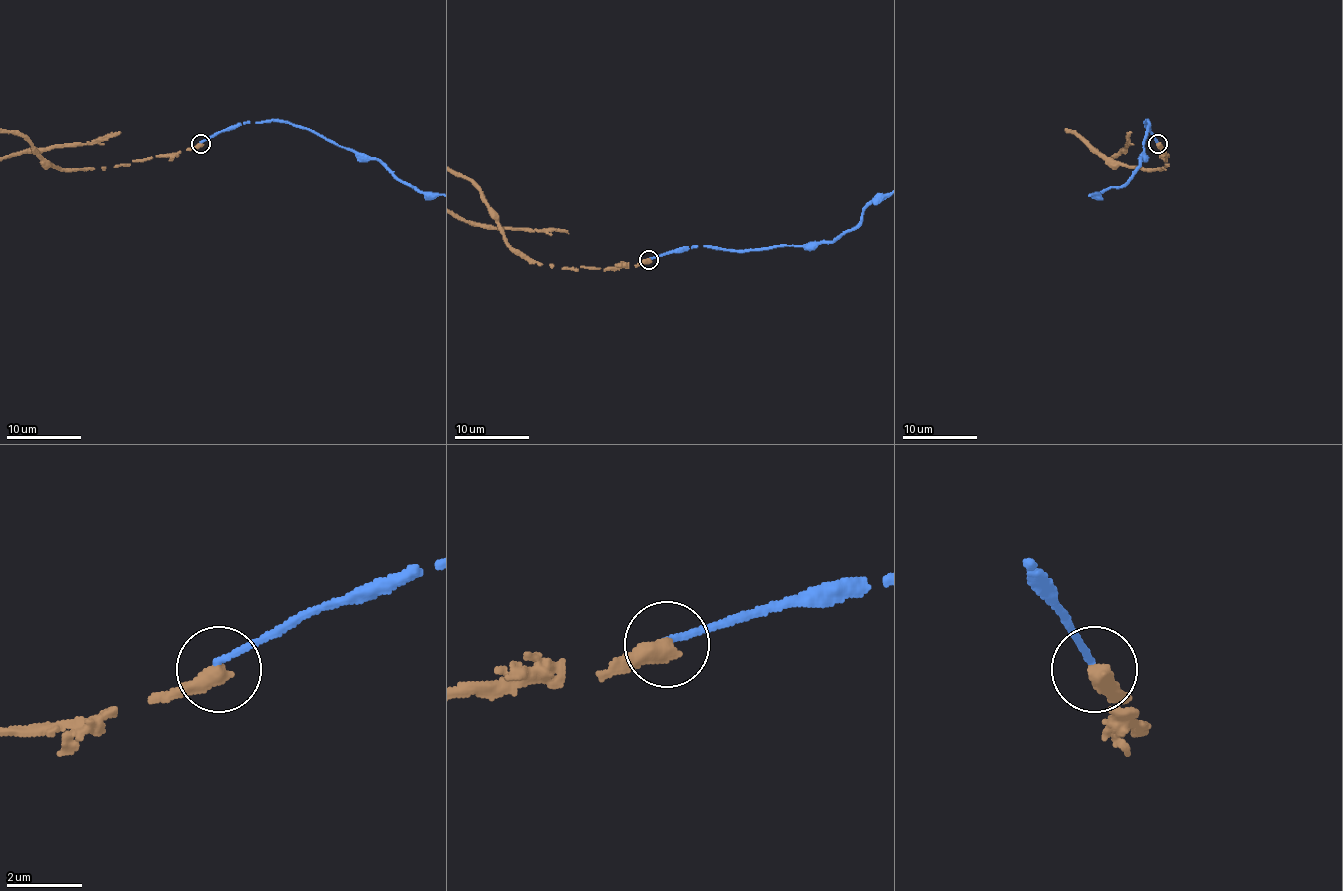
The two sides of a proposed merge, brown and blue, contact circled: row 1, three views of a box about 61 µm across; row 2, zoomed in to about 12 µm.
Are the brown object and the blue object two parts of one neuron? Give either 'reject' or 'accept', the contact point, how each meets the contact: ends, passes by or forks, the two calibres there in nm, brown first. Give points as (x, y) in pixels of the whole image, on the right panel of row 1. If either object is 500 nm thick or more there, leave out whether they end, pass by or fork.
reject; place (1157, 143); brown ends; blue ends; calibres 480 and 160 nm

